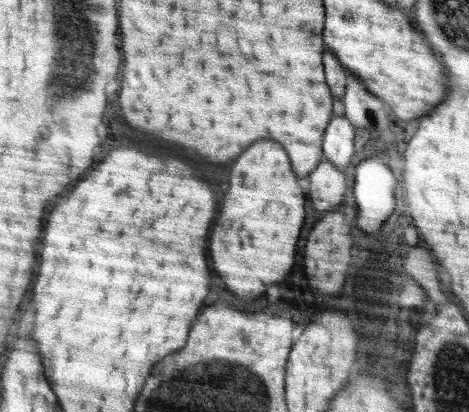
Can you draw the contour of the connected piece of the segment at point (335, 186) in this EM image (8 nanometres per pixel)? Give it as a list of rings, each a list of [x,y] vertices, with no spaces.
[[[321,160],[311,173],[308,198],[312,210],[322,217],[331,210],[336,210],[346,192],[344,172],[338,170],[329,160]]]

